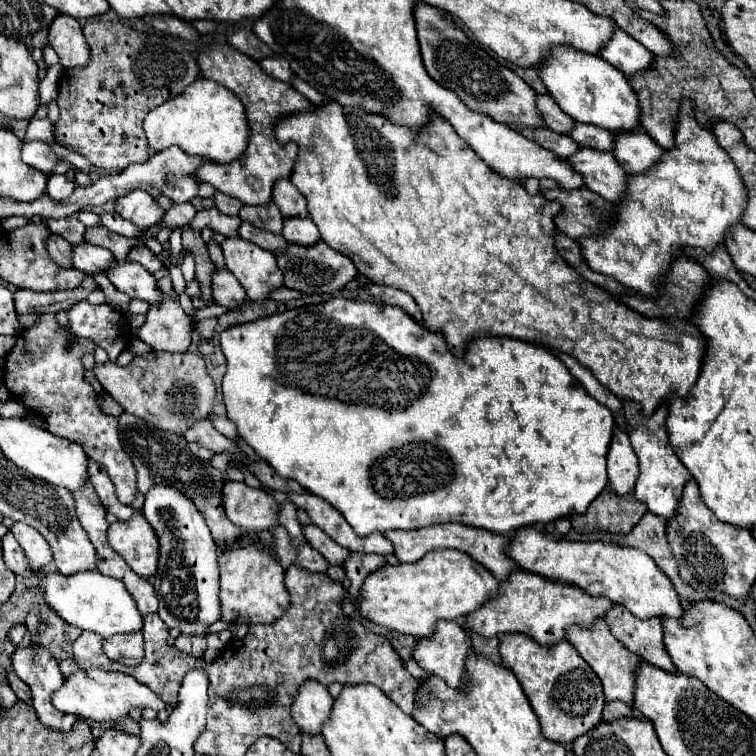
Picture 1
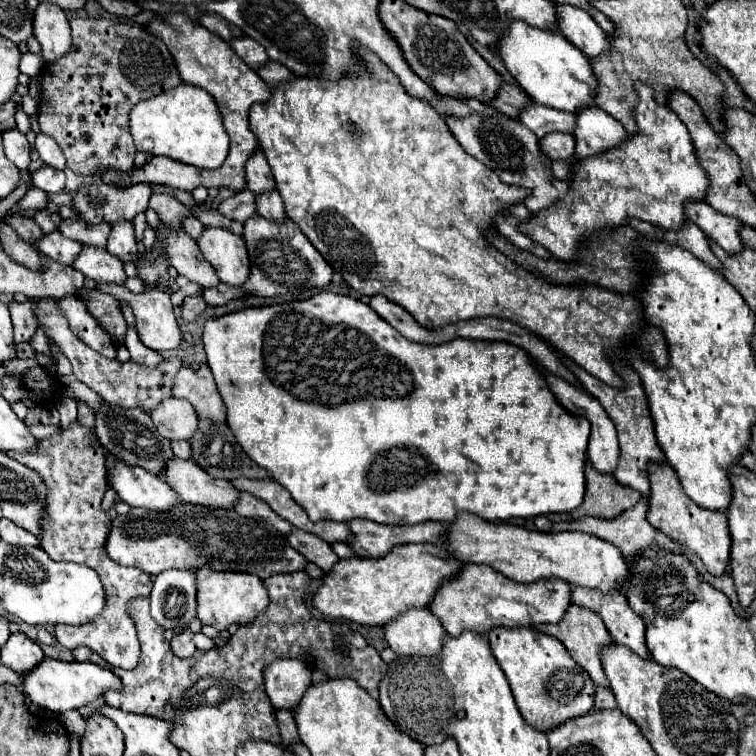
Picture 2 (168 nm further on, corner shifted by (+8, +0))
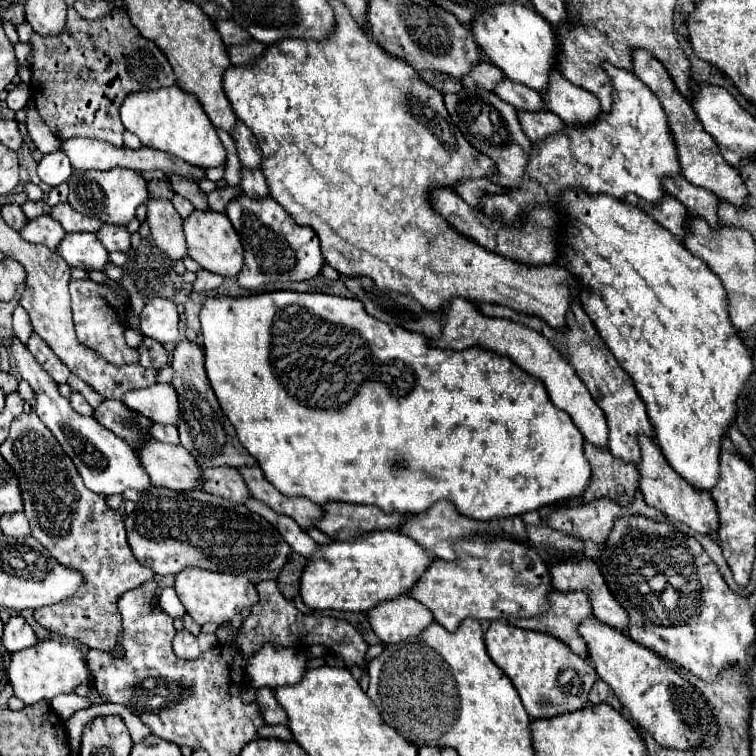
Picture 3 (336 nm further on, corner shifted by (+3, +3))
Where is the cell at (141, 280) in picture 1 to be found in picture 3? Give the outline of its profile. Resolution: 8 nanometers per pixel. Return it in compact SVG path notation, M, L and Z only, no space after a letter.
M91 232L65 234L57 246L57 252L69 266L85 270L103 270L103 266L109 262L107 250Z

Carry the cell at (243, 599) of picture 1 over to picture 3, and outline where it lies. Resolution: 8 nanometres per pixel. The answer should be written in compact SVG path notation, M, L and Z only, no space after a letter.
M183 568L175 576L175 592L179 594L179 600L183 602L185 610L191 614L191 618L197 624L223 624L231 620L235 614L239 614L243 608L251 608L259 596L255 592L255 586L245 578L245 576L229 576L229 574L219 574L203 568Z

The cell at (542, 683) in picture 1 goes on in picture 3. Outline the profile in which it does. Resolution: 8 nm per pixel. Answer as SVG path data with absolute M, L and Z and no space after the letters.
M495 620L485 630L485 646L491 660L509 676L513 682L527 714L531 718L551 718L565 712L575 712L587 706L589 690L597 680L593 666L563 646L549 634L521 630Z

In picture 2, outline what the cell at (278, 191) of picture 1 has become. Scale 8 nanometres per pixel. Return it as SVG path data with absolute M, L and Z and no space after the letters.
M256 151L246 163L246 181L248 181L248 189L254 191L256 195L270 193L276 189L276 181L272 177L272 171L262 151Z

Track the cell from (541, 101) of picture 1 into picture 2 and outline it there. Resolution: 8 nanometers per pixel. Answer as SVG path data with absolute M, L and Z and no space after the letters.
M504 83L502 89L498 91L498 97L494 99L494 105L498 111L502 111L506 117L518 119L518 115L526 109L526 105L530 105L530 95L526 95L518 85L510 85Z

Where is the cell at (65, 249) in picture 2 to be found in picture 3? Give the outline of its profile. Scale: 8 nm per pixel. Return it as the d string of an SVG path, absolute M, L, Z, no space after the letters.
M49 214L27 220L27 224L21 228L19 234L23 240L33 242L33 244L45 244L51 250L55 250L59 240L63 240L63 236L65 236L63 228L59 228L59 222L51 220Z

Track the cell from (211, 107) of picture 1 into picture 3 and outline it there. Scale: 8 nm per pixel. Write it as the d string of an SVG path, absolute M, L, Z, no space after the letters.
M179 86L131 92L121 104L121 122L133 132L143 146L169 152L197 168L225 164L225 148L195 96L183 94Z

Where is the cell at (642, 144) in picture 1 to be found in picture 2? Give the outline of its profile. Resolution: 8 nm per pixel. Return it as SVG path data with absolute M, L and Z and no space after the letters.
M590 107L590 111L576 115L576 119L578 135L574 139L578 157L594 157L626 143L628 131L600 107Z

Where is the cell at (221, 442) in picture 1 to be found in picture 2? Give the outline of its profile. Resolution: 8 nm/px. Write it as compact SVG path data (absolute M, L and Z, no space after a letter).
M176 397L166 399L166 403L160 403L150 413L150 417L156 425L156 431L166 439L190 441L198 433L196 411L184 399L176 399Z

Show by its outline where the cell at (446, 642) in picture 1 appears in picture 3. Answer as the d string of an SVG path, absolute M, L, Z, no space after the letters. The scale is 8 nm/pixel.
M409 594L385 600L367 612L373 632L383 644L395 644L403 638L417 636L427 624L433 622L431 612Z

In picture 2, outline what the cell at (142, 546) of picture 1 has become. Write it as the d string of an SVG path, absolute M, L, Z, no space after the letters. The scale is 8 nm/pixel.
M188 503L178 507L174 515L154 515L154 511L146 509L130 509L130 513L118 515L104 547L118 565L136 567L148 575L158 575L172 567L200 569L208 561L216 571L244 571L266 579L274 573L292 573L308 565L306 557L290 547L288 537L268 523L242 517L234 509L208 509Z

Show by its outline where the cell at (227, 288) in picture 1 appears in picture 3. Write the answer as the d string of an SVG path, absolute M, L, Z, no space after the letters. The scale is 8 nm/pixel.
M149 198L147 222L155 244L173 260L187 258L187 244L183 240L183 218L175 212L171 200Z

